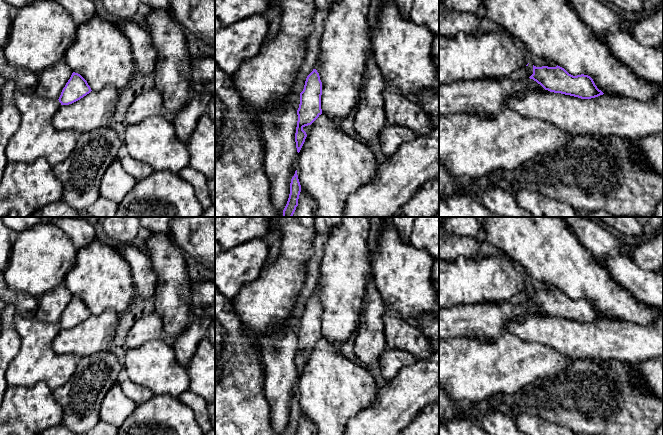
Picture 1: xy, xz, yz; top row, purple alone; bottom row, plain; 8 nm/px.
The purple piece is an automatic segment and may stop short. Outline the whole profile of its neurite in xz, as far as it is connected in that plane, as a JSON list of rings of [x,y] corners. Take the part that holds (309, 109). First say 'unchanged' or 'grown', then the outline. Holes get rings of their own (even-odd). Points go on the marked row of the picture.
grown | [[[338,0],[329,9],[320,42],[320,51],[314,69],[307,76],[304,89],[300,93],[300,104],[297,110],[298,121],[295,133],[298,153],[307,137],[306,132],[303,130],[305,126],[311,125],[322,113],[340,126],[340,122],[351,113],[352,109],[359,102],[366,63],[369,57],[373,57],[370,28],[367,23],[369,6],[370,0]]]

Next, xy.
grown | [[[73,72],[59,97],[60,108],[52,118],[57,130],[73,130],[78,135],[111,125],[120,92],[113,86],[106,86],[99,91],[92,91],[87,81]]]

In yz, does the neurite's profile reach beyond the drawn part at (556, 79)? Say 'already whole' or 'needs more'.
needs more

